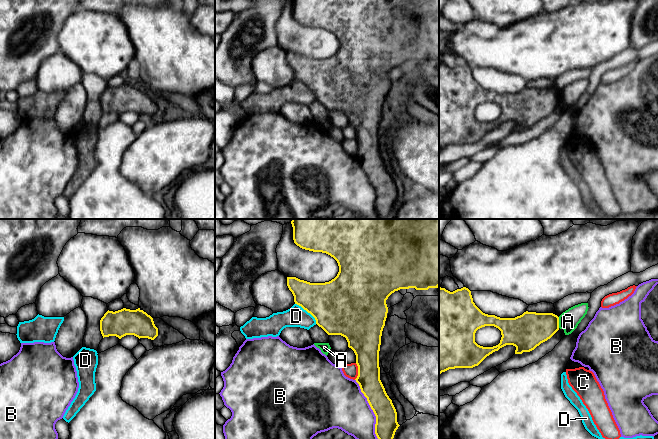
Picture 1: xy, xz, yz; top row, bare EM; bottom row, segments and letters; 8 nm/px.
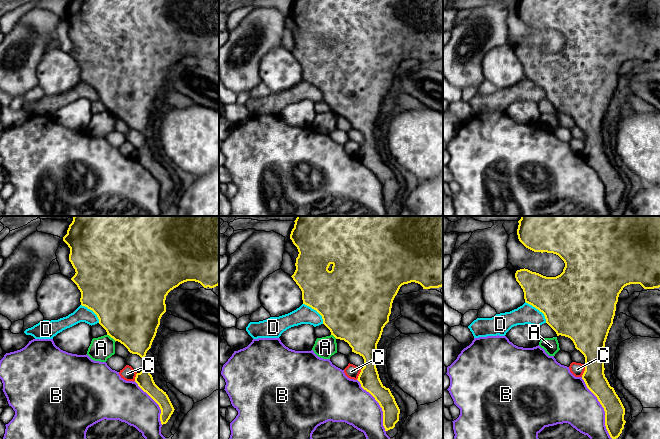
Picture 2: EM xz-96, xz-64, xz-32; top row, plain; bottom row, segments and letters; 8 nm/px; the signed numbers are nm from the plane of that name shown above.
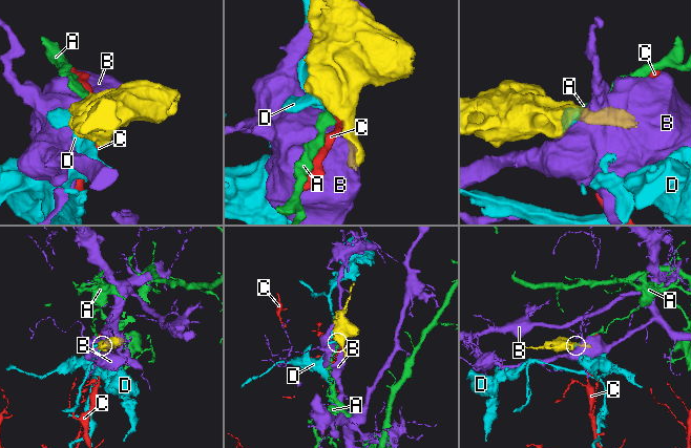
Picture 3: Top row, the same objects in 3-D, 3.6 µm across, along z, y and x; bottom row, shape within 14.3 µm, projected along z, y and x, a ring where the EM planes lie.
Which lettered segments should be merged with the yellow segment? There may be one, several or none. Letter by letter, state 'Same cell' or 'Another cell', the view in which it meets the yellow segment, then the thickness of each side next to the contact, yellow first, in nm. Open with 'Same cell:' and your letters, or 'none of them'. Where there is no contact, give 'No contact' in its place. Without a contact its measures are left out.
Same cell: none of them
A: Another cell. Touches yellow in yz. Thickness 280 nm (yellow) against 160 nm
B: Another cell. Touches yellow in xz. Thickness 180 nm (yellow) against 360 nm
C: Another cell. Touches yellow in xz. Thickness 240 nm (yellow) against 110 nm
D: Another cell. Touches yellow in xz. Thickness 420 nm (yellow) against 170 nm

